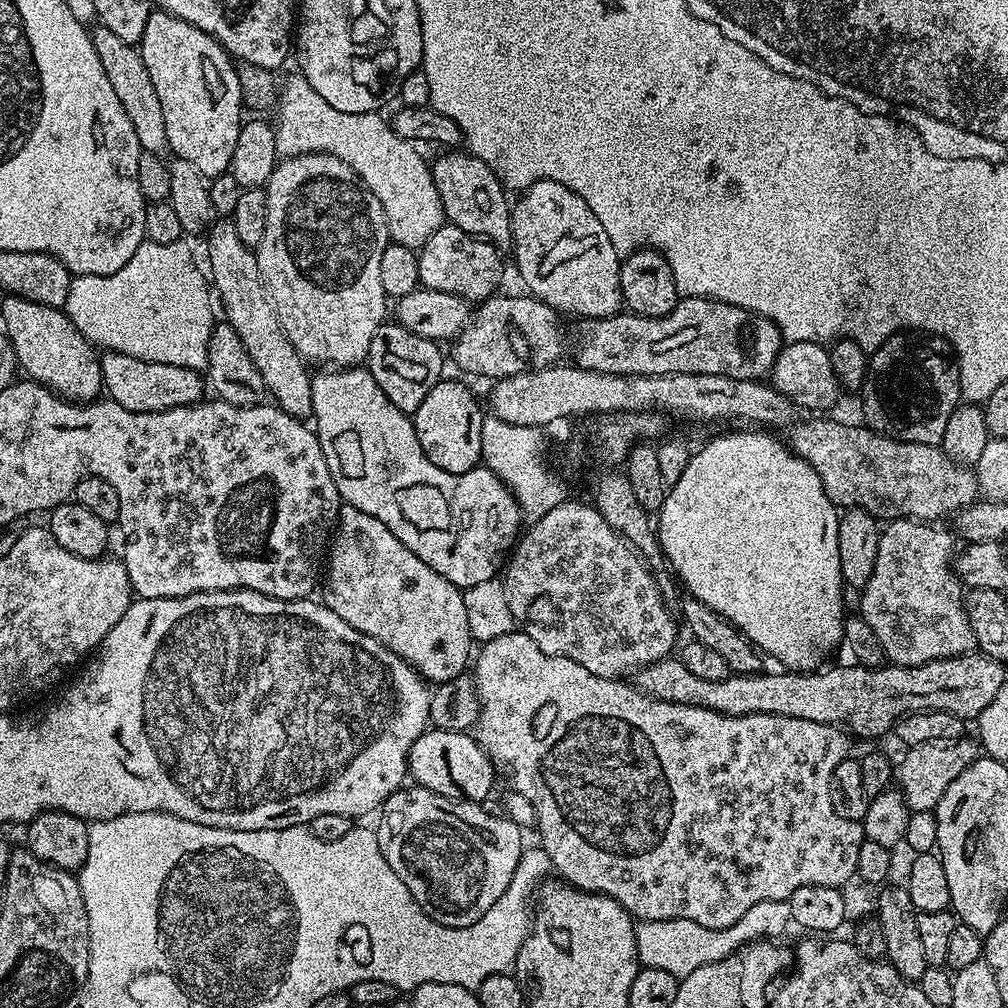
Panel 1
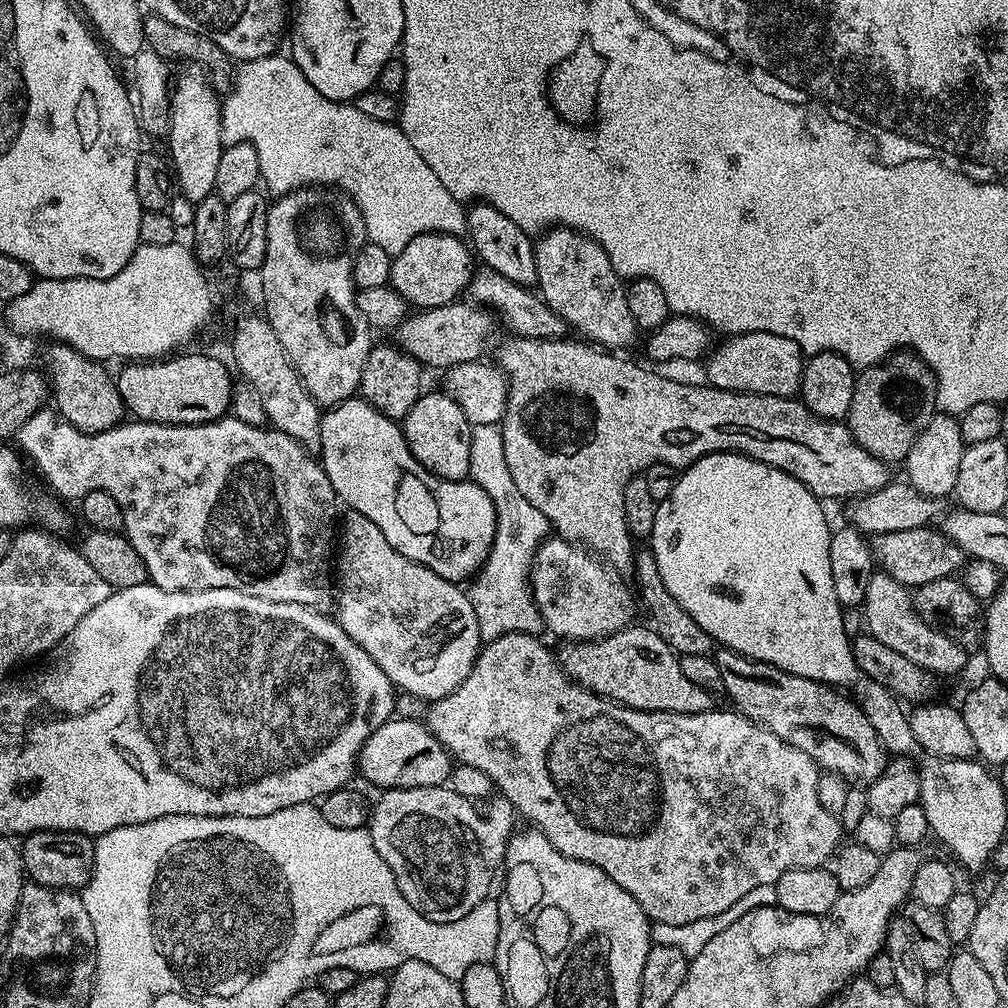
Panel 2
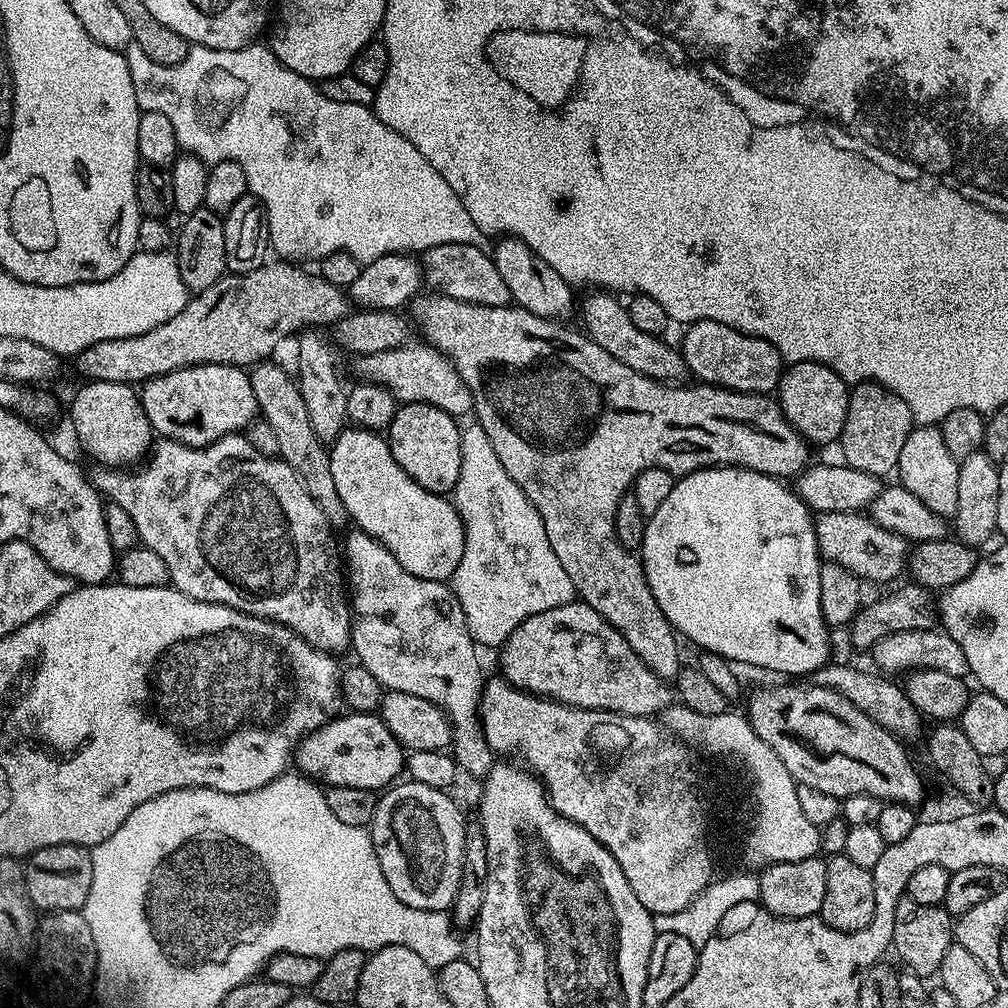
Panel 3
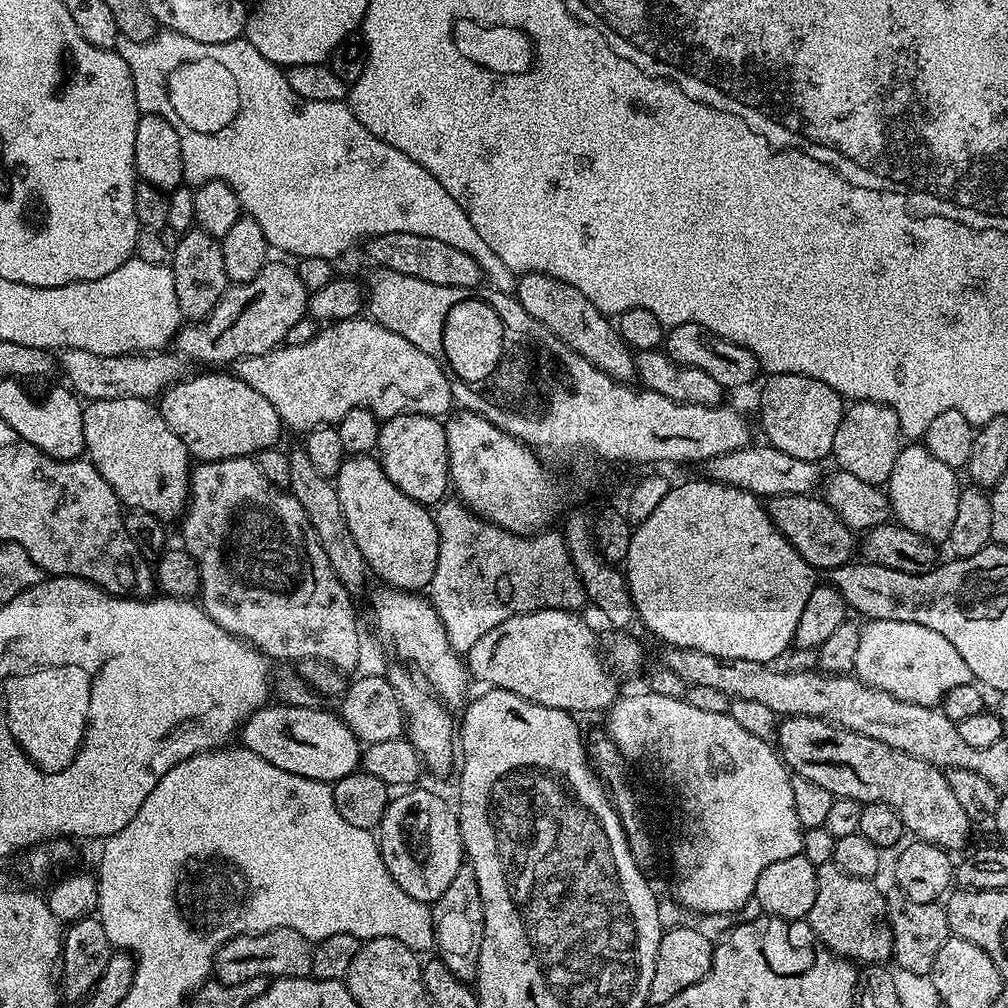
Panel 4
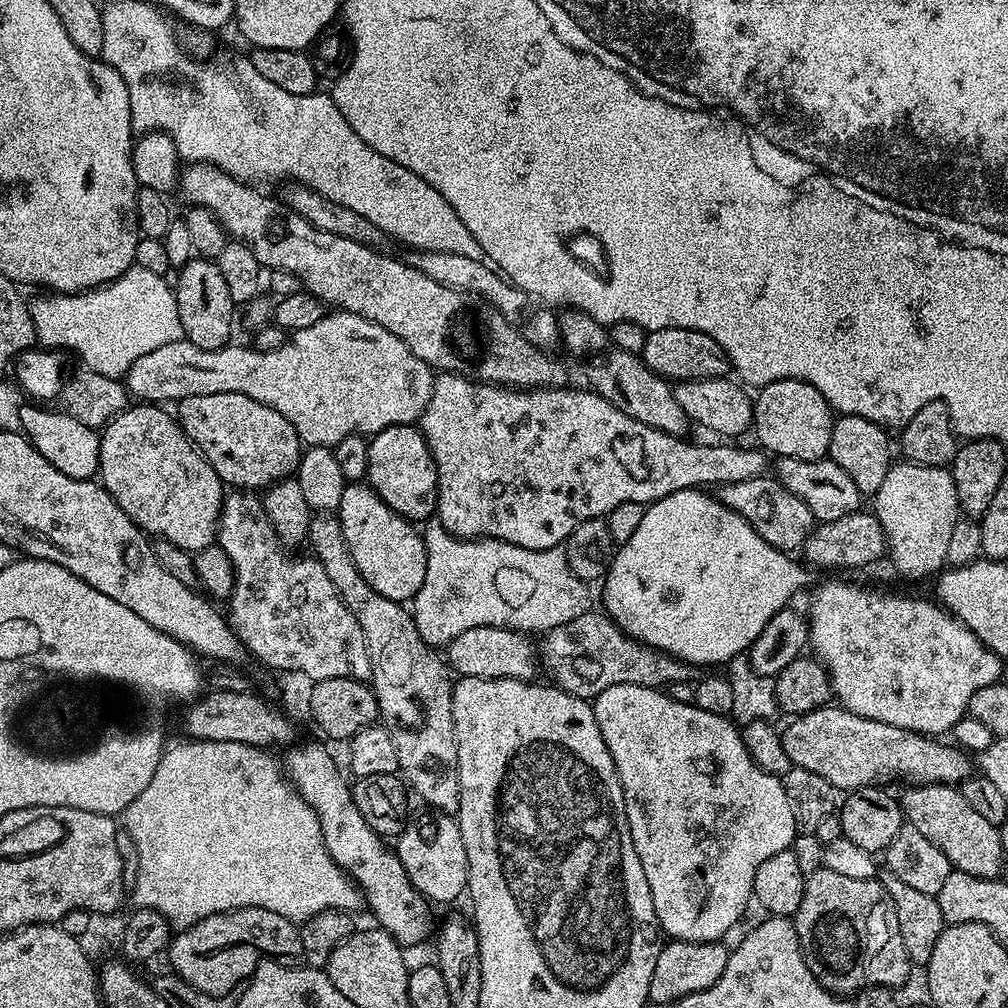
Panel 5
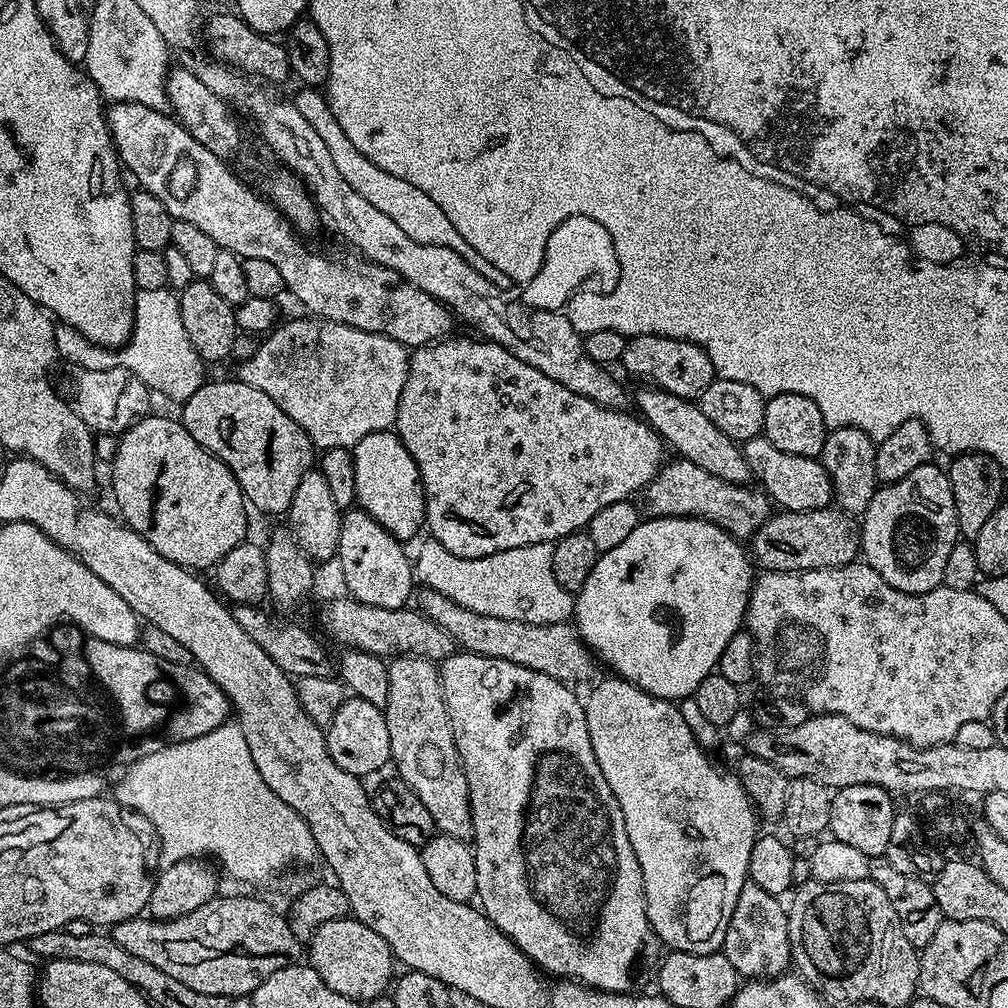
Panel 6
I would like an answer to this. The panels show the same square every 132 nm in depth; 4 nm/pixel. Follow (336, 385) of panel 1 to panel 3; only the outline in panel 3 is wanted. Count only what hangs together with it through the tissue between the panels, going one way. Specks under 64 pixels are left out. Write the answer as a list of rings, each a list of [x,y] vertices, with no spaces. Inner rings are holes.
[[[345,427],[341,436],[332,441],[328,457],[330,474],[334,477],[338,498],[342,498],[346,506],[349,521],[386,546],[386,550],[398,558],[402,570],[418,578],[451,581],[458,562],[462,562],[464,549],[464,527],[455,503],[441,493],[418,486],[418,482],[394,462],[394,454],[390,454],[390,446],[381,433]]]

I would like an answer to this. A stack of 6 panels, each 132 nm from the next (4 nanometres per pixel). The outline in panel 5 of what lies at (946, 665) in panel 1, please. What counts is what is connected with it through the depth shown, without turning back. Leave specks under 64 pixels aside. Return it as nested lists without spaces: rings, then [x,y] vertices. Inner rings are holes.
[[[474,626],[474,630],[462,630],[458,638],[454,638],[446,646],[446,663],[453,673],[470,678],[510,678],[511,680],[535,681],[536,668],[538,672],[538,648],[531,644],[525,633],[517,632],[514,628],[495,628],[494,626]]]

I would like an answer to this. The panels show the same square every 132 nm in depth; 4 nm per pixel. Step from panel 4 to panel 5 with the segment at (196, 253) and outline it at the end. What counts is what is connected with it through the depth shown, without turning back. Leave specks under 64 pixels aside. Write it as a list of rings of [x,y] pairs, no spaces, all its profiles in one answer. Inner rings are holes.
[[[194,258],[189,264],[175,273],[174,291],[178,302],[178,318],[182,322],[184,339],[194,342],[202,350],[214,350],[229,347],[232,336],[232,311],[234,305],[230,298],[230,289],[222,279],[222,270],[218,270],[215,259]]]

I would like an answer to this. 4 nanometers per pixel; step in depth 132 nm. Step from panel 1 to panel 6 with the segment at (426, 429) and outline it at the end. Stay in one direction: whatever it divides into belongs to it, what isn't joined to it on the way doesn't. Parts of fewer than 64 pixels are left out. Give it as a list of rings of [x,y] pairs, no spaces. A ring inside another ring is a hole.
[[[389,430],[366,434],[366,438],[359,440],[355,448],[351,449],[351,453],[354,458],[354,478],[358,485],[356,504],[381,524],[395,540],[415,541],[421,535],[420,528],[422,532],[426,521],[424,487],[410,450],[395,431]]]

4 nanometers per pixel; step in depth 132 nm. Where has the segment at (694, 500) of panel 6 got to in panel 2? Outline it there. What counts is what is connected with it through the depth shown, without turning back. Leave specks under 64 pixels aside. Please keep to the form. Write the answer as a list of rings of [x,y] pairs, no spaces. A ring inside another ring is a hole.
[[[929,526],[927,528],[915,528],[914,530],[881,532],[873,535],[870,540],[870,547],[879,571],[885,572],[890,578],[894,578],[909,590],[921,588],[926,582],[934,582],[938,578],[955,577],[966,563],[964,551],[954,542],[950,542],[950,538],[946,538],[943,531],[936,529],[935,532],[934,529],[935,527]]]

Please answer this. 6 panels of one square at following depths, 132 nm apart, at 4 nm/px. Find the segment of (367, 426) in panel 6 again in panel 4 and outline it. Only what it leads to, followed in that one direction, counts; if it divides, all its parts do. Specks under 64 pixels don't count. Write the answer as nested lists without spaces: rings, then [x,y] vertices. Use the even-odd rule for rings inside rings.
[[[371,318],[329,323],[321,327],[314,338],[301,345],[284,344],[272,348],[266,354],[254,354],[250,358],[237,360],[234,374],[239,380],[246,382],[246,386],[258,390],[258,394],[262,394],[262,398],[266,398],[266,402],[270,402],[270,406],[278,410],[281,425],[285,429],[293,428],[299,434],[310,433],[315,428],[335,426],[348,411],[355,408],[369,408],[381,421],[394,418],[398,414],[426,414],[444,418],[454,408],[450,382],[438,362],[434,362],[430,354],[422,354],[418,346],[406,342],[402,334],[386,330]],[[66,348],[59,353],[58,368],[68,381],[67,387],[85,401],[113,400],[114,398],[142,398],[155,401],[167,388],[178,383],[185,375],[185,361],[168,350],[156,350],[151,354],[103,356],[90,354],[90,350]]]

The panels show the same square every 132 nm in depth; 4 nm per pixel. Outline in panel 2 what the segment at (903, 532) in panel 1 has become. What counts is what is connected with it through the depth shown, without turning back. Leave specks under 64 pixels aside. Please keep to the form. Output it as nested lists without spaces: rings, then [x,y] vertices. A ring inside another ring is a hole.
[[[873,571],[866,586],[862,608],[863,611],[868,611],[868,620],[872,623],[870,635],[873,638],[890,646],[890,650],[898,650],[898,654],[925,665],[941,677],[962,671],[964,663],[970,660],[969,653],[964,651],[959,642],[940,629],[933,628],[916,613],[916,609],[912,607],[912,592],[885,572]]]

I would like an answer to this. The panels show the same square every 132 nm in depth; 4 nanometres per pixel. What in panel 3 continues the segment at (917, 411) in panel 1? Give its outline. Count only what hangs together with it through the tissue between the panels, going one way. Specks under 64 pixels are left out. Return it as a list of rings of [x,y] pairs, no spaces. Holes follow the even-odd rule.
[[[867,380],[865,384],[855,385],[848,393],[846,426],[842,426],[838,441],[838,449],[844,455],[841,456],[843,463],[877,478],[884,478],[887,472],[895,473],[902,446],[913,427],[910,406],[906,406],[906,402],[902,402],[902,398],[898,398],[898,394],[890,391],[885,384]]]

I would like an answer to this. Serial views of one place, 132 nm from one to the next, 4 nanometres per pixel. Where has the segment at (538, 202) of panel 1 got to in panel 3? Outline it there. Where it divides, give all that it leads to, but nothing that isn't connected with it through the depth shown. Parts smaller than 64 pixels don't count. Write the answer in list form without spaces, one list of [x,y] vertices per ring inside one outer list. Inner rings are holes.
[[[596,290],[591,294],[593,296],[586,297],[584,305],[580,308],[581,314],[584,315],[582,328],[590,339],[598,342],[598,346],[602,346],[602,350],[606,350],[606,354],[614,354],[614,358],[618,358],[618,362],[622,362],[622,366],[630,366],[630,370],[638,370],[638,374],[651,380],[660,380],[664,384],[683,381],[680,379],[689,375],[684,357],[680,355],[679,351],[673,345],[671,348],[666,342],[667,339],[638,330],[638,326],[634,326],[634,322],[630,322],[627,307],[623,303],[619,304],[612,297],[615,295],[604,290]]]

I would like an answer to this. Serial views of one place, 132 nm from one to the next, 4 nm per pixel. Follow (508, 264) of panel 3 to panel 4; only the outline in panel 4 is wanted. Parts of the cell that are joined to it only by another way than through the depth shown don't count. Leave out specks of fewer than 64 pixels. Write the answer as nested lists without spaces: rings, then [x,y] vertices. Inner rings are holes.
[[[525,272],[517,279],[515,297],[534,322],[546,326],[546,330],[566,342],[570,350],[582,354],[586,362],[598,366],[598,370],[610,374],[610,378],[615,380],[636,380],[636,361],[632,349],[620,336],[615,323],[600,312],[598,306],[582,294],[582,290],[574,290],[570,282],[562,282],[541,272]]]

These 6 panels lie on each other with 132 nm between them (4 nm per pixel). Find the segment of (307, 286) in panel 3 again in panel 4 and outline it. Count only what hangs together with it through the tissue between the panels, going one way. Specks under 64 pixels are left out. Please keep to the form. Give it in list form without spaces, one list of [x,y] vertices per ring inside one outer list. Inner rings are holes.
[[[269,262],[250,282],[229,286],[222,294],[218,306],[214,306],[214,310],[208,315],[208,319],[185,323],[176,333],[175,351],[185,361],[197,360],[200,364],[206,364],[202,366],[228,366],[242,358],[250,358],[254,354],[266,354],[272,348],[281,347],[290,328],[309,315],[309,295],[306,286],[302,286],[302,278],[298,278],[291,263]]]

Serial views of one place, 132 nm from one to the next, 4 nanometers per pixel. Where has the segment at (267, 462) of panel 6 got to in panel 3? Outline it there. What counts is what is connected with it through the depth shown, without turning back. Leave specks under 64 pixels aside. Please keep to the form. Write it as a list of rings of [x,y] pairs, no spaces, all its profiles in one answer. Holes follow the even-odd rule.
[[[195,364],[189,368],[179,368],[152,380],[145,380],[138,395],[153,433],[191,448],[204,448],[227,436],[243,433],[258,416],[252,377],[243,367],[234,364]]]

